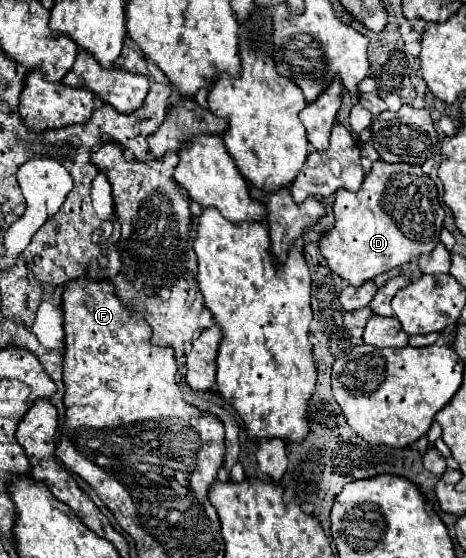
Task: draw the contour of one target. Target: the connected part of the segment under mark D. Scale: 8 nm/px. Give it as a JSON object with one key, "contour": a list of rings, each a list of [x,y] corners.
{"contour":[[[382,160],[374,162],[358,192],[338,190],[334,194],[334,216],[336,224],[330,232],[326,232],[326,236],[322,236],[320,252],[326,258],[330,270],[356,288],[386,270],[398,268],[426,252],[432,252],[440,242],[440,232],[444,228],[444,208],[438,202],[438,190],[432,178],[426,176],[420,166],[388,164]]]}

